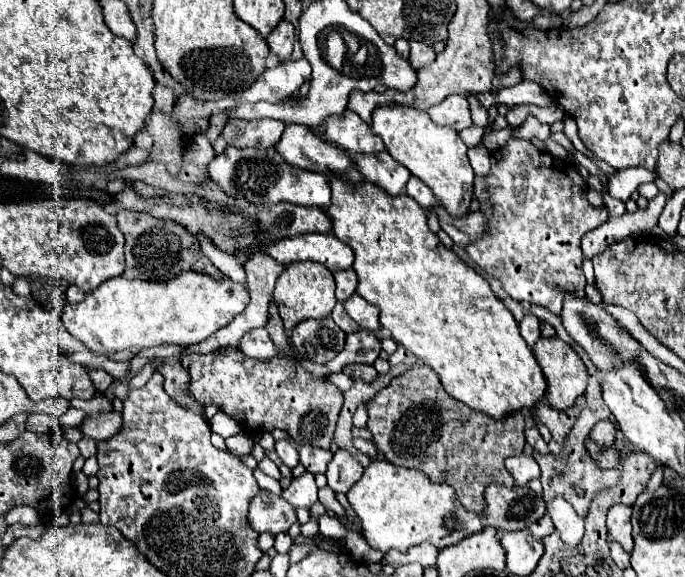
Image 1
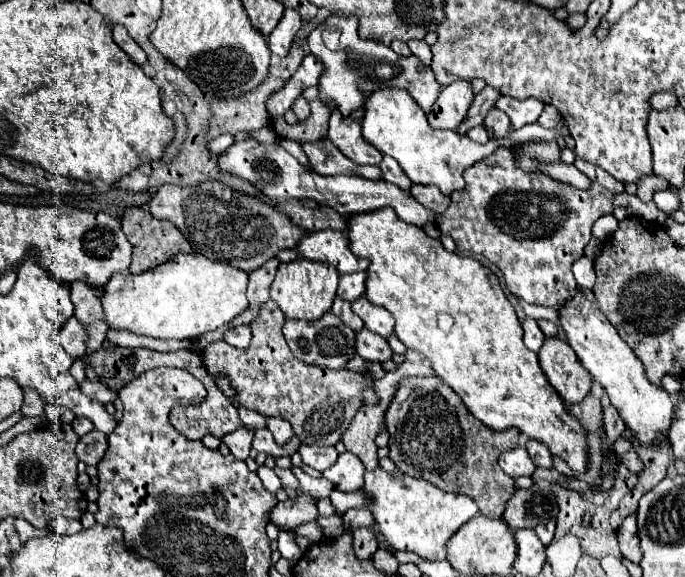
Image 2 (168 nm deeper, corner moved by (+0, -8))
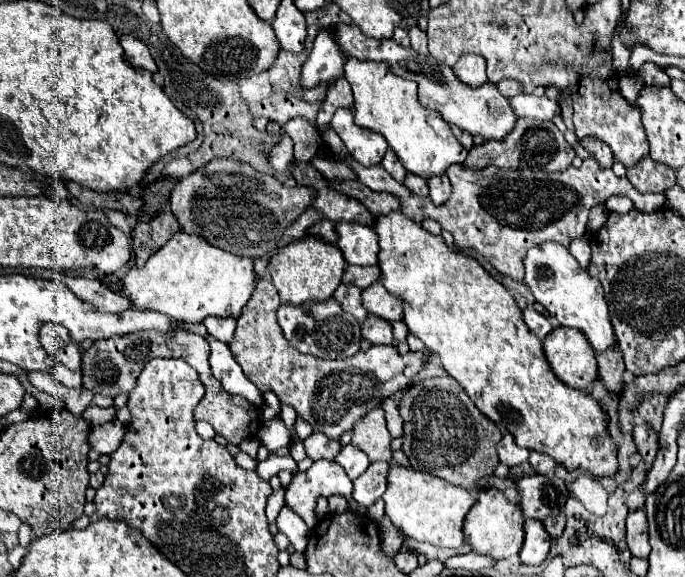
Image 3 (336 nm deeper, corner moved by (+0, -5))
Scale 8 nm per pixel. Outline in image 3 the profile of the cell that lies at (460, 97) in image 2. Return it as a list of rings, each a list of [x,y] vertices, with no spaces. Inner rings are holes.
[[[465,53],[461,55],[463,59],[459,59],[453,69],[459,75],[459,79],[463,79],[463,83],[471,85],[471,87],[479,87],[479,83],[487,81],[485,75],[485,59],[481,55],[475,53]]]

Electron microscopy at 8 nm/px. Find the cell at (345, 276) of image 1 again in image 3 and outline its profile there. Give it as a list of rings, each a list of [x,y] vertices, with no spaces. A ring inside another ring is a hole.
[[[347,265],[343,281],[345,283],[355,283],[361,289],[367,289],[371,283],[375,283],[381,277],[381,269],[377,265],[371,267],[355,267],[355,265]]]

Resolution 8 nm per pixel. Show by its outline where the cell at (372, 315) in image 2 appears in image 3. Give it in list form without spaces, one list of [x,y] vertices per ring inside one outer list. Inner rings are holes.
[[[375,281],[371,287],[363,289],[363,303],[369,313],[383,315],[383,319],[391,323],[403,317],[403,301],[389,293],[381,281]]]

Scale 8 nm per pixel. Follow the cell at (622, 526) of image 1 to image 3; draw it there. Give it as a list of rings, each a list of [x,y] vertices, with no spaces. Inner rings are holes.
[[[633,511],[627,517],[627,545],[631,547],[631,553],[635,557],[647,557],[651,547],[649,547],[649,535],[647,535],[647,517],[645,511]]]

